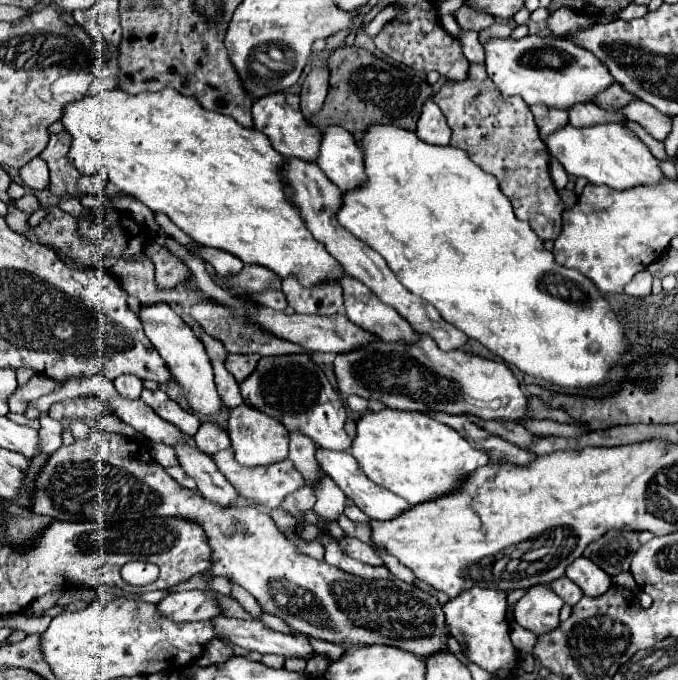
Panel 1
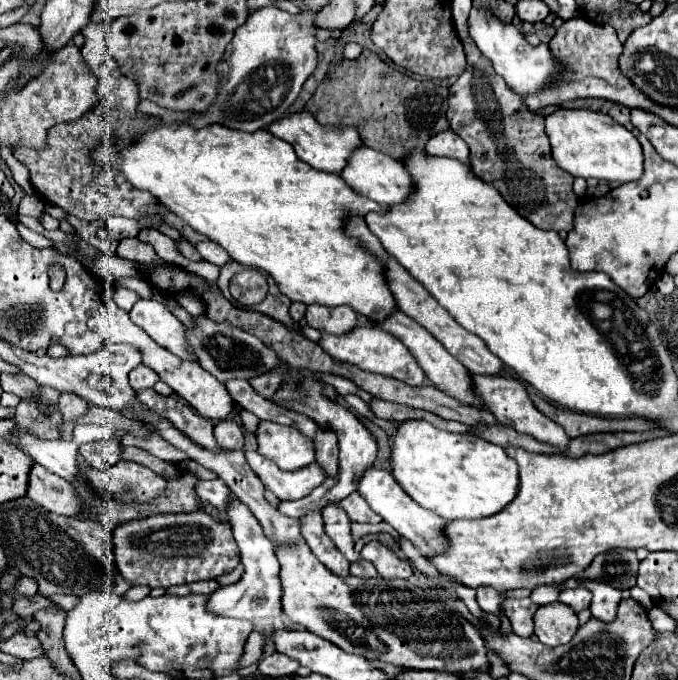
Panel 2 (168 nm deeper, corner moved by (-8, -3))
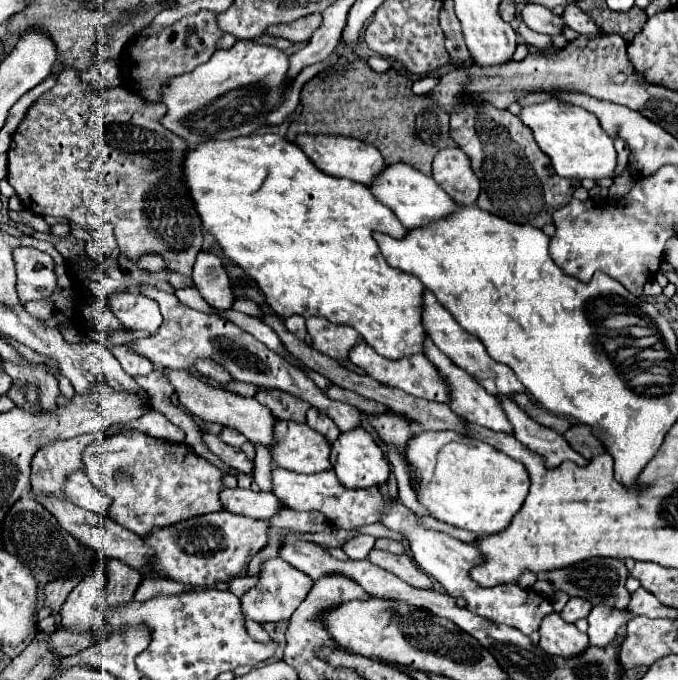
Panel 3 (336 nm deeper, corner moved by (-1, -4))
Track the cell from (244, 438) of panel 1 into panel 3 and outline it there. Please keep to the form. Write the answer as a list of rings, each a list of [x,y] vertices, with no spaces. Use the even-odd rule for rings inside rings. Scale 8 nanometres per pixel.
[[[276,421],[274,445],[270,447],[272,461],[294,473],[318,473],[330,469],[330,445],[314,433],[306,423]]]

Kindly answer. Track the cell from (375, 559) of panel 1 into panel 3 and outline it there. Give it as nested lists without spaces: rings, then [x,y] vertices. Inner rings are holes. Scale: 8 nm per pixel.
[[[372,549],[372,551],[368,553],[368,559],[370,559],[370,563],[374,563],[376,567],[394,573],[396,577],[400,577],[402,581],[406,581],[406,583],[412,585],[412,587],[432,589],[430,577],[426,577],[426,573],[422,573],[408,555],[394,555],[394,553],[388,553],[388,551]]]

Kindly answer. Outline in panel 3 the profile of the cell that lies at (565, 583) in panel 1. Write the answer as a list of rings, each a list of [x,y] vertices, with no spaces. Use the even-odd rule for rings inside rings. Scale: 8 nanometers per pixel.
[[[570,597],[568,603],[564,605],[564,609],[560,611],[562,619],[568,621],[568,623],[574,623],[576,619],[582,619],[582,617],[588,617],[592,609],[592,603],[586,601],[584,597]]]

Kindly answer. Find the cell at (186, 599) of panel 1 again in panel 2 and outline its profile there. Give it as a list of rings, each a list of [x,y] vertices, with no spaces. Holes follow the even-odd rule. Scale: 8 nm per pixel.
[[[233,500],[227,510],[227,518],[233,524],[235,542],[241,550],[241,560],[245,562],[245,574],[237,584],[223,586],[209,596],[209,610],[219,616],[229,618],[243,618],[243,620],[257,620],[267,616],[281,614],[281,580],[279,580],[279,560],[275,556],[273,544],[263,534],[261,524],[257,518],[251,516],[249,508],[239,500]]]

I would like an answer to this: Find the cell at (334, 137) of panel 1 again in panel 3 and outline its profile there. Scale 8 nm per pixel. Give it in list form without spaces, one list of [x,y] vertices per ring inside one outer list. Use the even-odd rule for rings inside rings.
[[[394,163],[394,165],[386,165],[386,169],[382,169],[372,183],[368,185],[372,195],[382,201],[382,205],[386,205],[388,209],[392,209],[392,213],[398,217],[398,221],[406,227],[406,229],[416,229],[426,225],[426,221],[444,217],[446,213],[450,213],[454,209],[454,201],[448,193],[444,193],[436,181],[424,173],[420,173],[418,169],[406,165],[406,163]]]

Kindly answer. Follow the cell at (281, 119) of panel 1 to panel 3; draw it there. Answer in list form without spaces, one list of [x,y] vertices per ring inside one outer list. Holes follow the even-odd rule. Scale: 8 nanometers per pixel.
[[[302,133],[302,135],[296,137],[294,143],[306,153],[306,157],[310,157],[314,167],[318,167],[320,171],[324,171],[324,173],[328,173],[332,177],[344,177],[344,179],[350,179],[350,181],[358,181],[358,183],[370,185],[370,181],[374,179],[374,173],[378,175],[378,171],[382,171],[386,167],[380,151],[376,147],[368,145],[366,141],[356,139],[356,137]]]

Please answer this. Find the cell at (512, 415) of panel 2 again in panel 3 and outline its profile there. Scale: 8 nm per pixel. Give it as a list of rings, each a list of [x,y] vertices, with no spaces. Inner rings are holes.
[[[498,395],[498,399],[500,399],[500,405],[502,405],[508,421],[512,423],[514,437],[520,443],[524,443],[528,449],[536,451],[538,455],[544,455],[546,467],[556,467],[562,461],[574,461],[576,465],[588,463],[588,459],[584,459],[580,453],[570,449],[570,445],[566,443],[566,439],[560,433],[536,423],[532,417],[528,417],[518,407],[518,403],[510,401],[510,397]]]

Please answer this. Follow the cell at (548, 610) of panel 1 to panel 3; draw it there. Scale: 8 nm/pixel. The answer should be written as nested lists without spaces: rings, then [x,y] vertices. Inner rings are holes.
[[[550,613],[540,623],[540,647],[550,655],[574,657],[588,643],[588,635],[580,633],[574,623],[566,623],[558,613]]]

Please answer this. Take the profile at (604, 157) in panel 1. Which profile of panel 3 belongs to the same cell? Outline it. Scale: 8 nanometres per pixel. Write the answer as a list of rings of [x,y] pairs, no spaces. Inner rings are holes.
[[[548,101],[532,107],[524,107],[520,113],[524,125],[534,131],[534,139],[538,147],[550,157],[554,171],[560,177],[570,179],[602,179],[612,177],[616,171],[616,149],[612,145],[610,135],[602,129],[598,117],[578,105]]]

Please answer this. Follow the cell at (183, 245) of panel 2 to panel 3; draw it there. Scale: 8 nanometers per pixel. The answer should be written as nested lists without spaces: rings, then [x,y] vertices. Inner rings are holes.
[[[76,67],[64,69],[60,73],[60,77],[58,77],[58,85],[54,89],[50,89],[48,93],[44,93],[42,97],[38,97],[30,105],[30,109],[26,111],[22,123],[18,125],[16,133],[12,135],[12,143],[10,143],[10,149],[8,149],[8,177],[6,179],[16,189],[16,195],[20,197],[24,209],[28,209],[28,211],[32,211],[36,215],[66,217],[70,223],[74,223],[74,225],[78,225],[78,227],[82,227],[86,231],[98,229],[104,221],[110,221],[114,225],[114,235],[116,235],[118,247],[120,247],[124,257],[132,259],[132,257],[138,257],[138,255],[142,255],[146,251],[160,253],[166,259],[168,269],[178,271],[182,275],[192,275],[196,255],[202,249],[202,233],[204,231],[202,231],[202,225],[198,221],[198,213],[194,213],[194,205],[188,199],[190,195],[186,193],[186,187],[182,185],[182,153],[186,153],[188,145],[178,135],[164,129],[164,125],[160,123],[164,115],[166,115],[166,105],[162,105],[162,103],[142,101],[142,97],[138,97],[138,93],[134,93],[134,91],[130,91],[126,87],[114,87],[114,89],[108,89],[106,93],[102,93],[94,85],[84,83],[80,79],[80,71]]]

